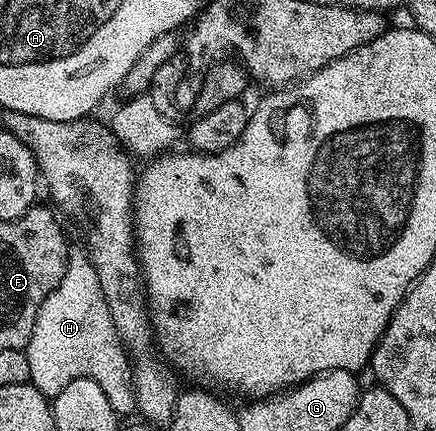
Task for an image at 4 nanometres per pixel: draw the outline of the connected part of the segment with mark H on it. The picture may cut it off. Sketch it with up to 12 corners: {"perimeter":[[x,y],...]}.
{"perimeter":[[70,249],[24,352],[46,396],[95,380],[136,411],[99,276]]}

